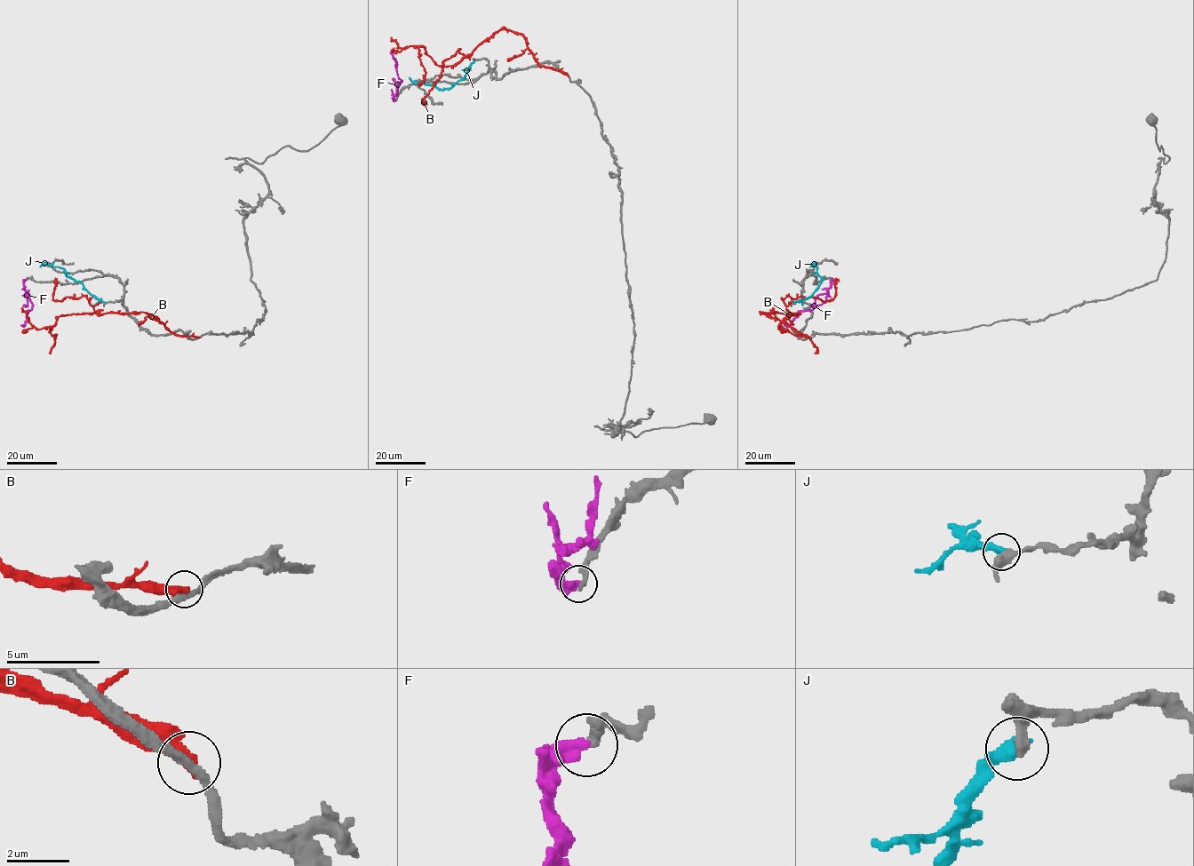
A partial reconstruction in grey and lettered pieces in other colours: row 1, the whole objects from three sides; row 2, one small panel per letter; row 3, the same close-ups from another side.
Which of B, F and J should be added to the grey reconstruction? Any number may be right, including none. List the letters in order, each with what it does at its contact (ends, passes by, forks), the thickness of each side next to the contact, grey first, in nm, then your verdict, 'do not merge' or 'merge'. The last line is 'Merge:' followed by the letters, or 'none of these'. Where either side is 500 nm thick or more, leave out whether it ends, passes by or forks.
B: it ends | 280/400 nm | do not merge
F: it ends | 300/480 nm | merge
J: it ends | 400/460 nm | do not merge
Merge: F

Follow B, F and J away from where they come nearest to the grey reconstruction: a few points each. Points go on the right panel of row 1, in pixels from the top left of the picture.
B: (807, 337), (761, 313), (799, 313), (789, 315), (779, 326), (795, 335), (806, 335), (816, 348), (814, 353)
F: (832, 280), (826, 292), (818, 296), (813, 308), (798, 312), (789, 326), (784, 324)
J: (795, 302), (807, 298), (823, 280), (815, 265), (809, 267)

